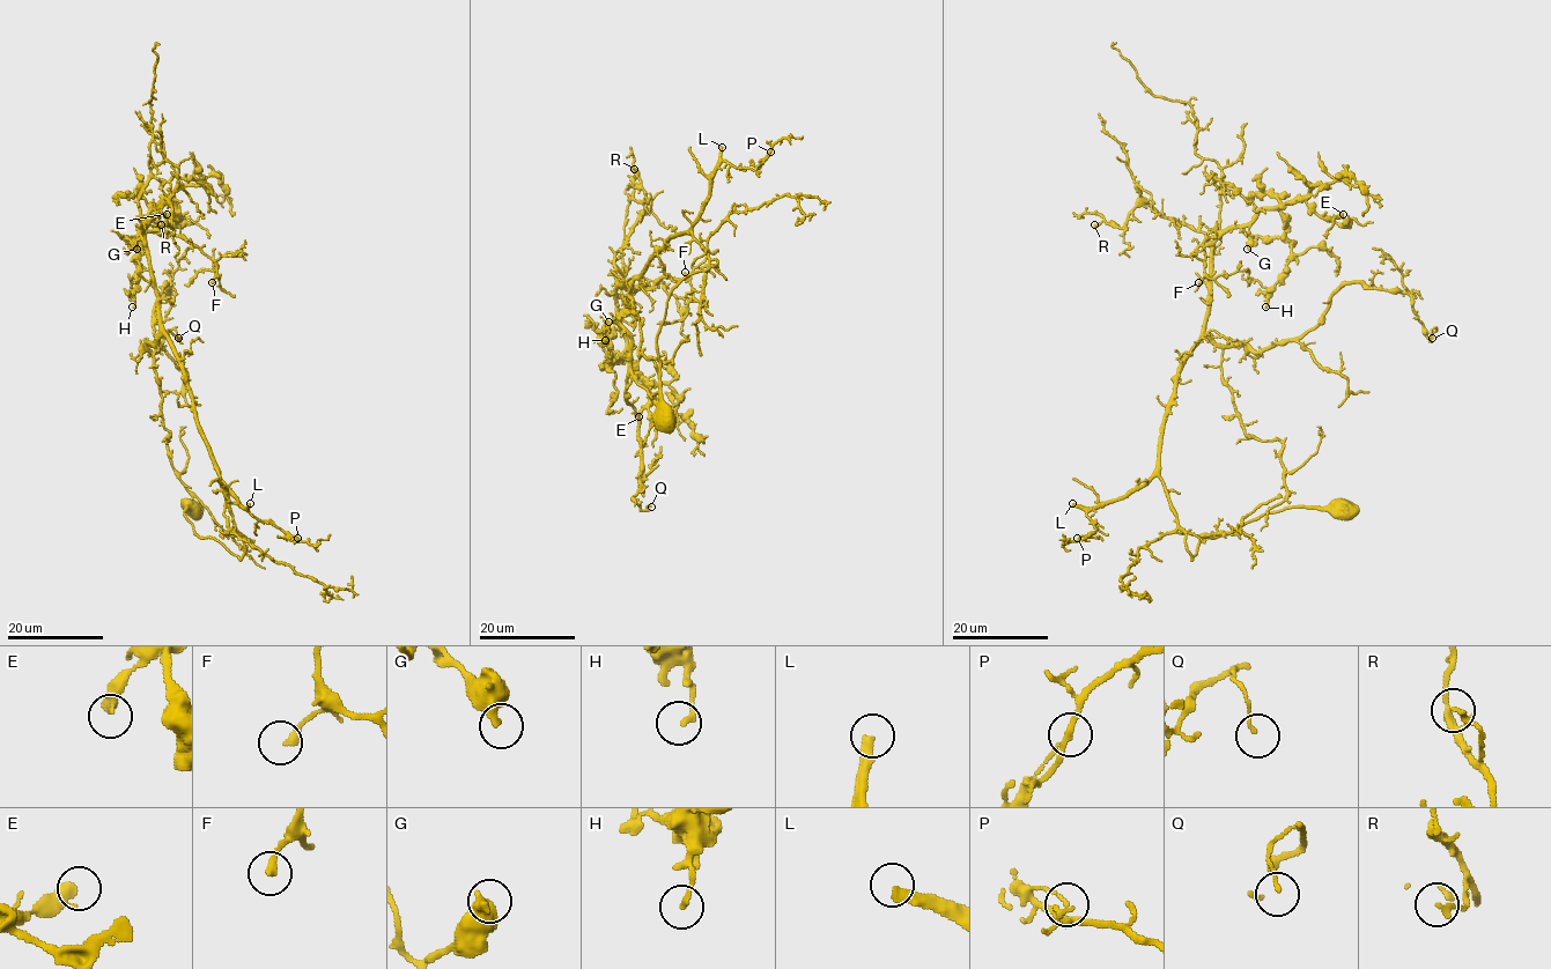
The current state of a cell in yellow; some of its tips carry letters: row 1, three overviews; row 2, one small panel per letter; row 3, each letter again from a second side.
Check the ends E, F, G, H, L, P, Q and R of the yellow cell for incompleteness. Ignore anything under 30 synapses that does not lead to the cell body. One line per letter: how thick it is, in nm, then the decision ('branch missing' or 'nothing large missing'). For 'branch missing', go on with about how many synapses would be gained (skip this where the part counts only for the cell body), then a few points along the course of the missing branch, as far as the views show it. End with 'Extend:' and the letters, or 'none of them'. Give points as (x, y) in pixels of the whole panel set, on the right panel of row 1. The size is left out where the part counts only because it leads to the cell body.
E: calibre 420 nm; nothing large missing
F: calibre 280 nm; nothing large missing
G: calibre 420 nm; nothing large missing
H: calibre 180 nm; nothing large missing
L: calibre 400 nm; branch missing; 130 synapses
P: calibre 80 nm; nothing large missing
Q: calibre 100 nm; nothing large missing
R: calibre 180 nm; nothing large missing
Extend: L

